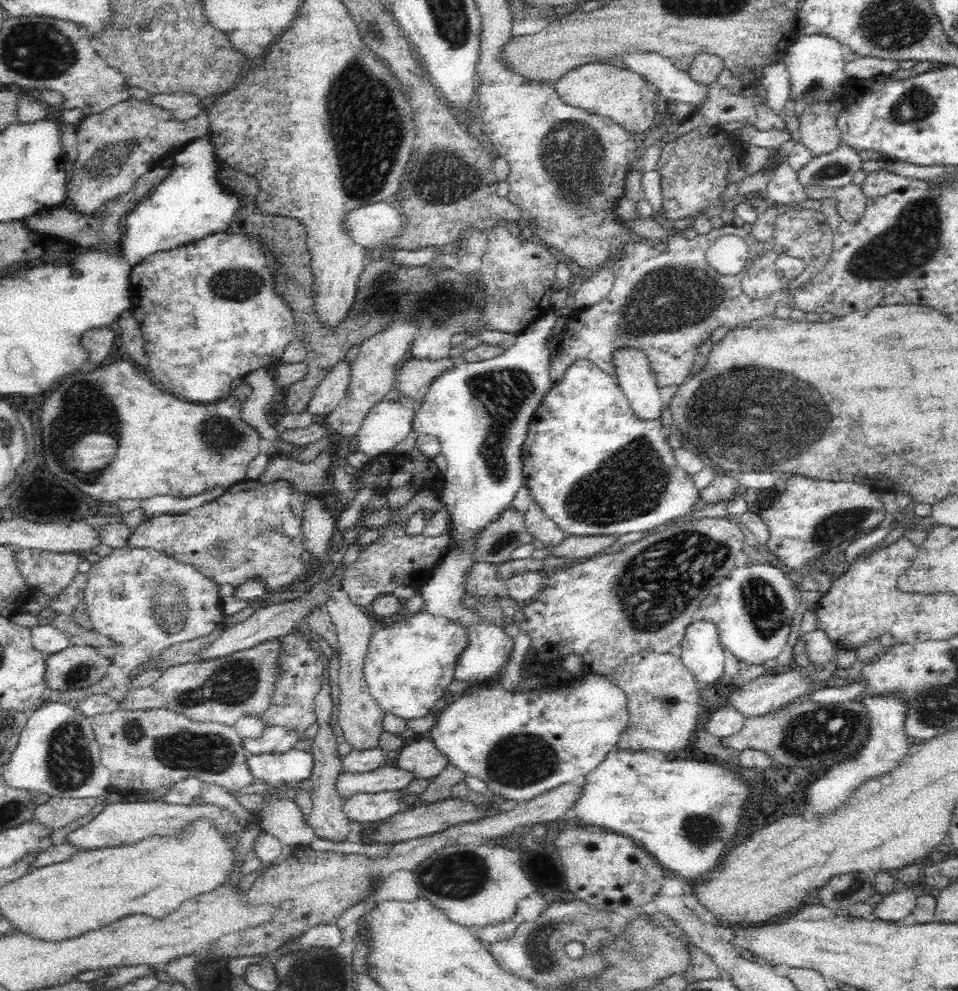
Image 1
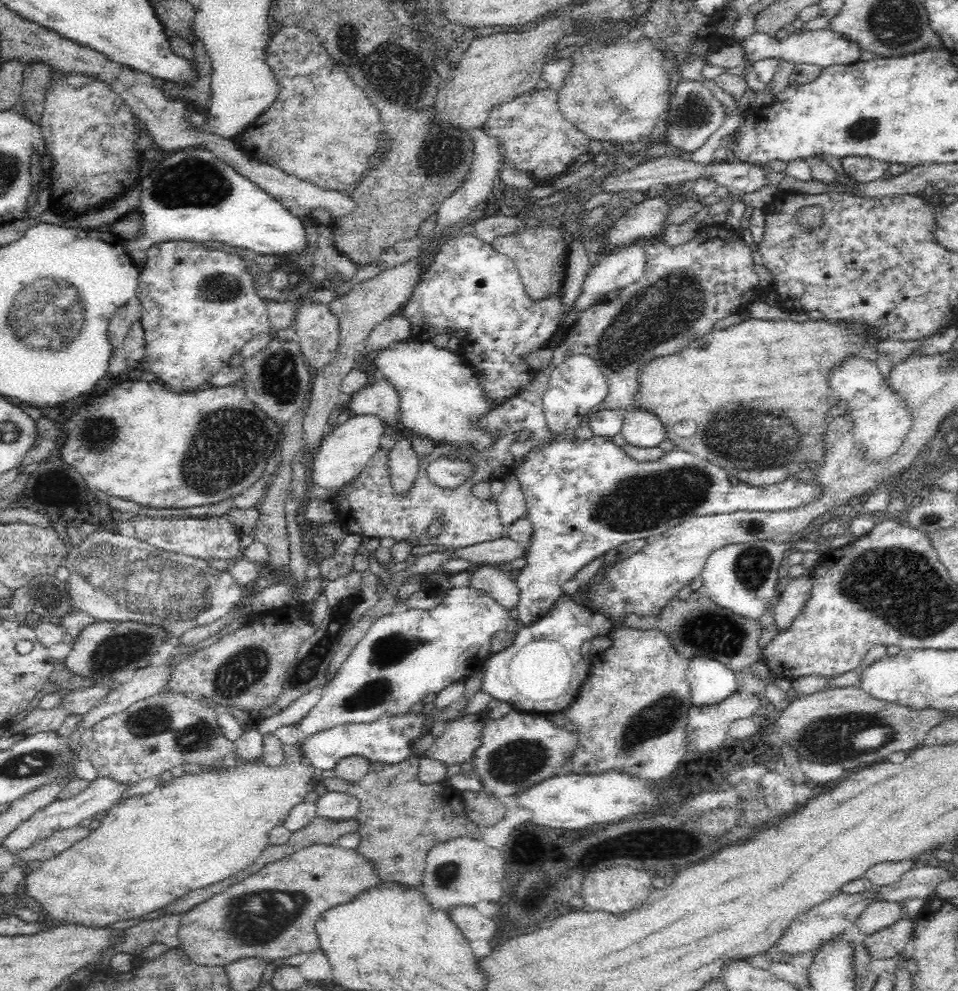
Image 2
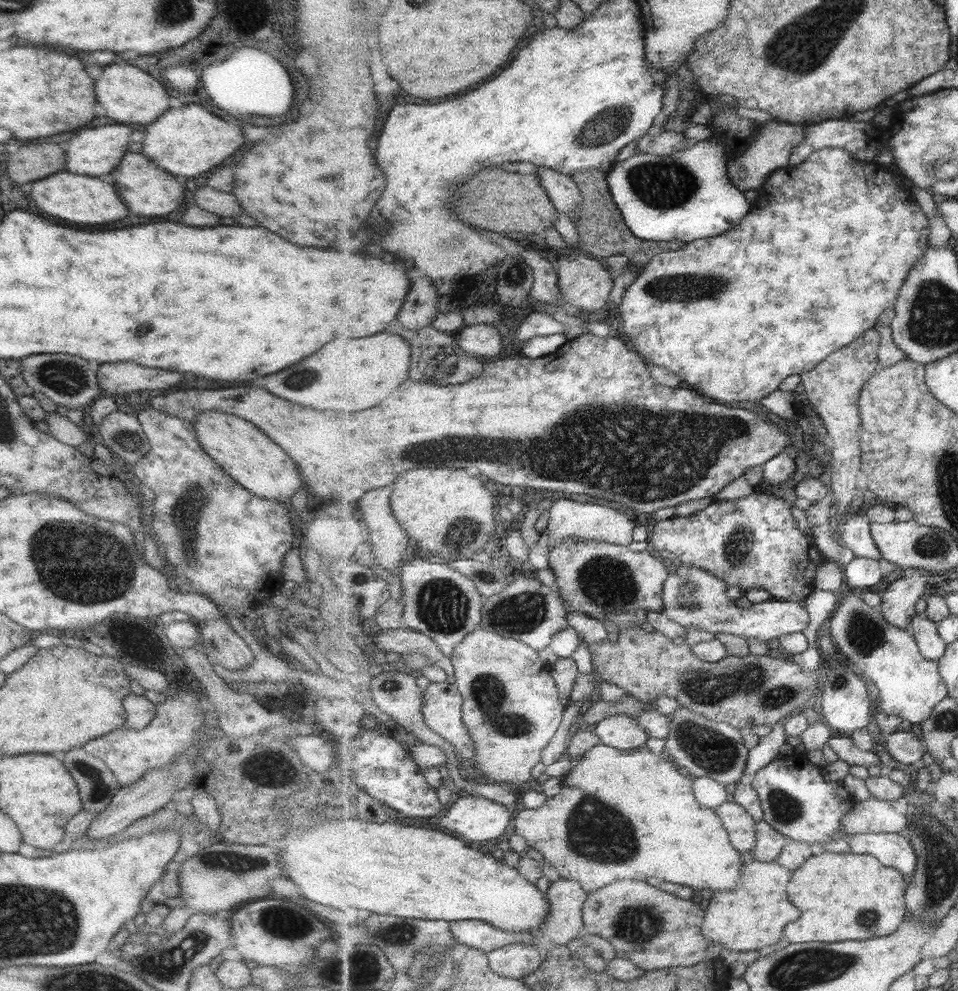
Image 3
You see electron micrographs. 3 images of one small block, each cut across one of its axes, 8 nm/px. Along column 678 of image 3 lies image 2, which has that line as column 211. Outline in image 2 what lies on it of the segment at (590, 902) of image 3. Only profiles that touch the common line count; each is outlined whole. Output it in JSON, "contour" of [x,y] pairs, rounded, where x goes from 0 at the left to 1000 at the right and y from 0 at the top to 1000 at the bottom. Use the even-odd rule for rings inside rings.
{"contour":[[[352,852],[320,854],[277,873],[253,890],[238,894],[236,898],[190,923],[185,938],[188,949],[185,957],[189,965],[214,976],[235,976],[253,967],[270,967],[283,975],[288,967],[317,963],[330,958],[333,953],[329,932],[334,923],[350,914],[365,910],[380,897],[399,890],[387,872],[368,858],[355,856]]]}

